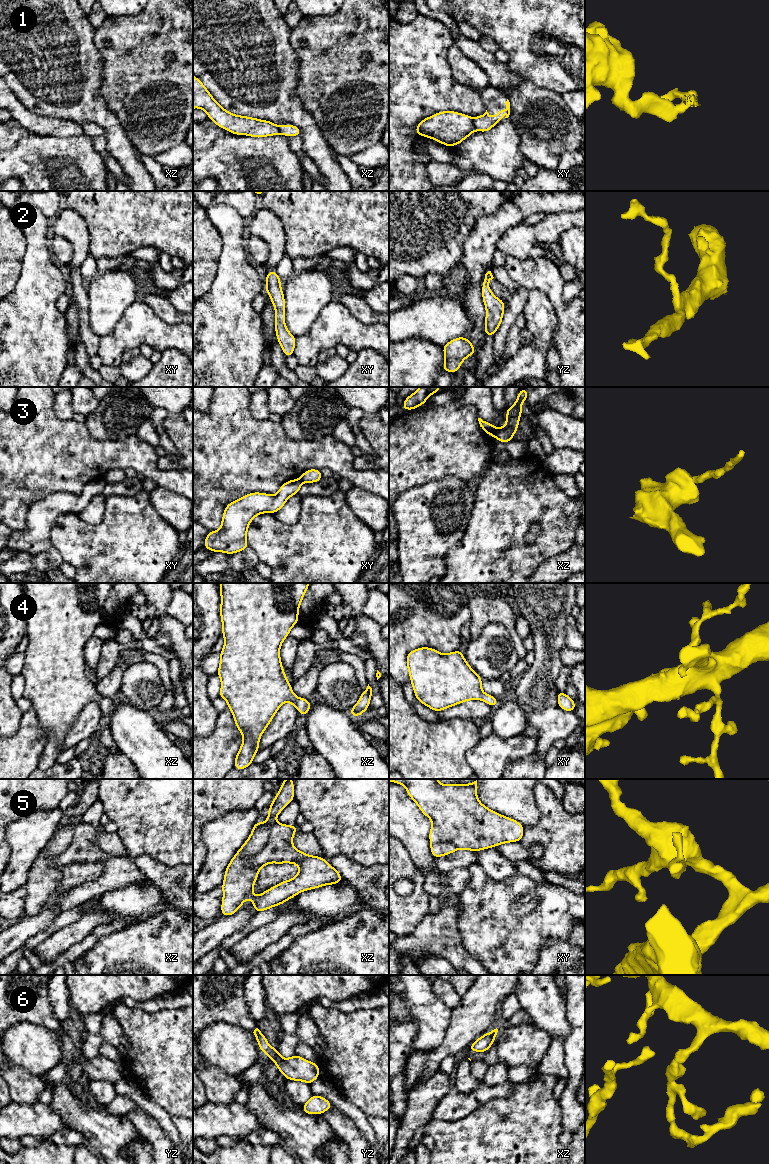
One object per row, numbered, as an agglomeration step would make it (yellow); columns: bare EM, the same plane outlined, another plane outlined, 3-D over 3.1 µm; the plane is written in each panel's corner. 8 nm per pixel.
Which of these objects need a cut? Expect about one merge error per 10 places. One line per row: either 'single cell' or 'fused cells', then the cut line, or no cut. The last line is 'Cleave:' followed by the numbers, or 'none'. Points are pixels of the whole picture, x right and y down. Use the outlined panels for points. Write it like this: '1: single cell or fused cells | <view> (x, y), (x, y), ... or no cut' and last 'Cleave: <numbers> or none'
1: fused cells | xy (472, 119), (476, 129)
2: single cell | no cut
3: fused cells | xz (498, 428), (496, 437)
4: single cell | no cut
5: fused cells | xz (274, 822), (256, 854), (238, 852)
6: single cell | no cut
Cleave: 1, 3, 5

